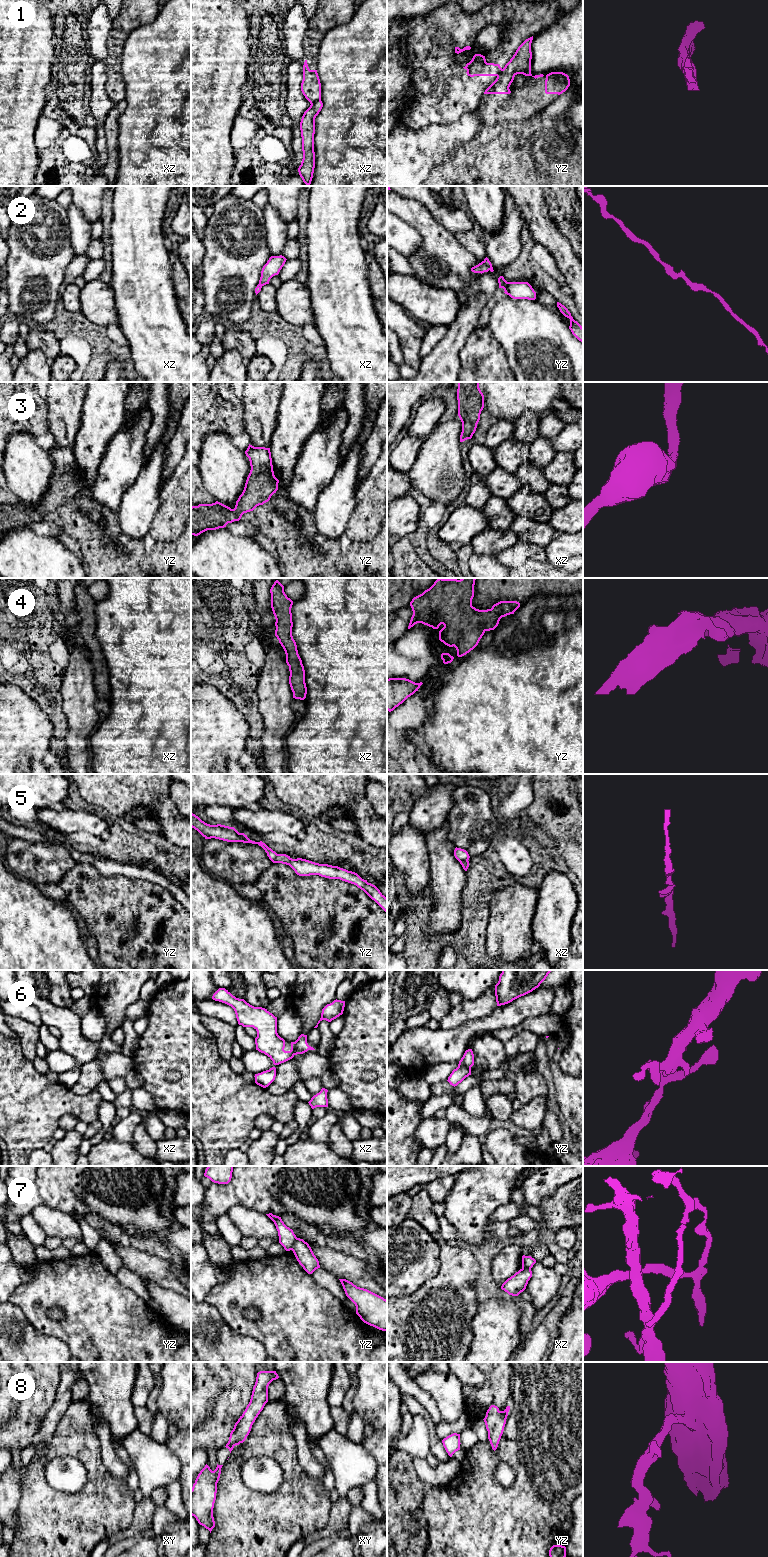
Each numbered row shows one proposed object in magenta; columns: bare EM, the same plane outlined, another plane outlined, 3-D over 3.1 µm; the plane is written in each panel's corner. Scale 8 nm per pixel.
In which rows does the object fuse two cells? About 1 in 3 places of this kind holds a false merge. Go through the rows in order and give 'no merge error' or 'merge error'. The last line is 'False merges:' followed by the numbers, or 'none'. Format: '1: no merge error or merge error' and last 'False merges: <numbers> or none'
1: merge error
2: no merge error
3: no merge error
4: no merge error
5: no merge error
6: merge error
7: merge error
8: no merge error
False merges: 1, 6, 7

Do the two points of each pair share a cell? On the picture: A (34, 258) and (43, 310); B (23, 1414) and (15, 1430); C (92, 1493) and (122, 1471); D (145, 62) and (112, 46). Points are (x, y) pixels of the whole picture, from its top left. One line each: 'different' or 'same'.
A: same
B: same
C: different
D: different

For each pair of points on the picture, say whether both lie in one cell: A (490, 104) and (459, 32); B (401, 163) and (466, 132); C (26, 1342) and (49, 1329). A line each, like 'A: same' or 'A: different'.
A: different
B: same
C: different

